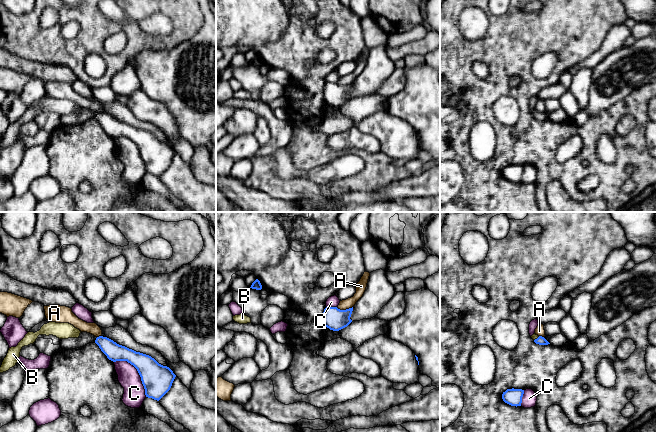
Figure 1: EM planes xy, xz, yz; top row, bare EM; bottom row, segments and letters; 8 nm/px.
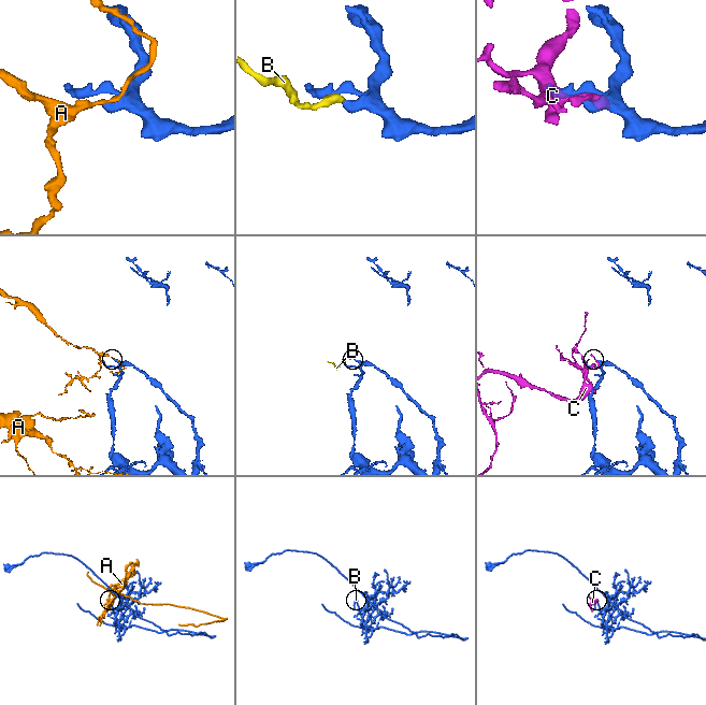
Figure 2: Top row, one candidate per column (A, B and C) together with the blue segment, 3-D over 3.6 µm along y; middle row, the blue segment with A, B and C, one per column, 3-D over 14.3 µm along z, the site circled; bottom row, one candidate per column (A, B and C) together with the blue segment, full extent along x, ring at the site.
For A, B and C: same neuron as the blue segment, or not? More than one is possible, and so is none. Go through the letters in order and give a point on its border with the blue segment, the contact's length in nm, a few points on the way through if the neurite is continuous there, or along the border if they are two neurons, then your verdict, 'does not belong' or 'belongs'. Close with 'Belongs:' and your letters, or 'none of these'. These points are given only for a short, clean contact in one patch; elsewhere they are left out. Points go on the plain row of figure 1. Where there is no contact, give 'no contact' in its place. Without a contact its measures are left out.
A: contact xz (344, 86); length 140 nm; does not belong
B: contact yz (537, 114); length 60 nm; way yz (540, 116), (537, 114), (534, 112); belongs
C: contact xy (138, 148); length 380 nm; does not belong
Belongs: B

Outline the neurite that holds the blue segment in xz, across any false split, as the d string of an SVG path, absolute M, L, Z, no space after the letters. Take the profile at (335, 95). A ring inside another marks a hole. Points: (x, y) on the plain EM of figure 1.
M326 83L323 88L324 102L333 107L339 107L347 103L352 96L350 95L353 83L340 86L337 83Z

